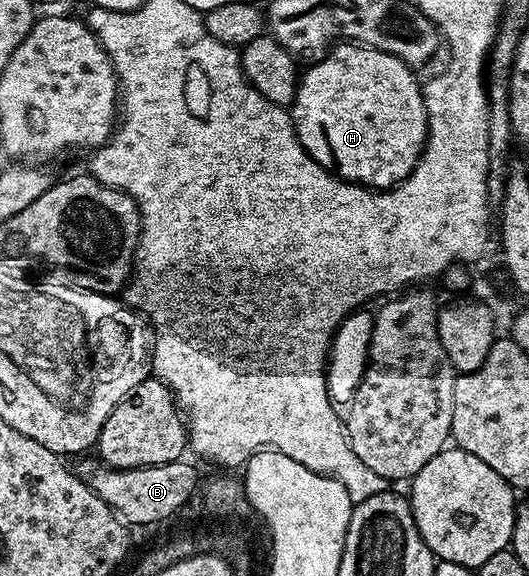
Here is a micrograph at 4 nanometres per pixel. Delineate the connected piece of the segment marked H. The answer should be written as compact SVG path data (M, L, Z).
M340 42L329 51L328 55L323 56L321 60L315 61L311 66L305 67L302 75L299 77L296 85L296 97L290 106L292 114L292 125L302 142L302 146L308 153L316 159L327 172L340 177L341 180L350 184L362 184L365 188L373 190L387 190L401 184L414 170L414 166L420 160L424 153L424 145L428 138L428 115L424 109L424 94L421 85L416 84L412 77L413 69L404 64L397 56L386 54L377 48L365 48L362 44L353 44L351 42Z

